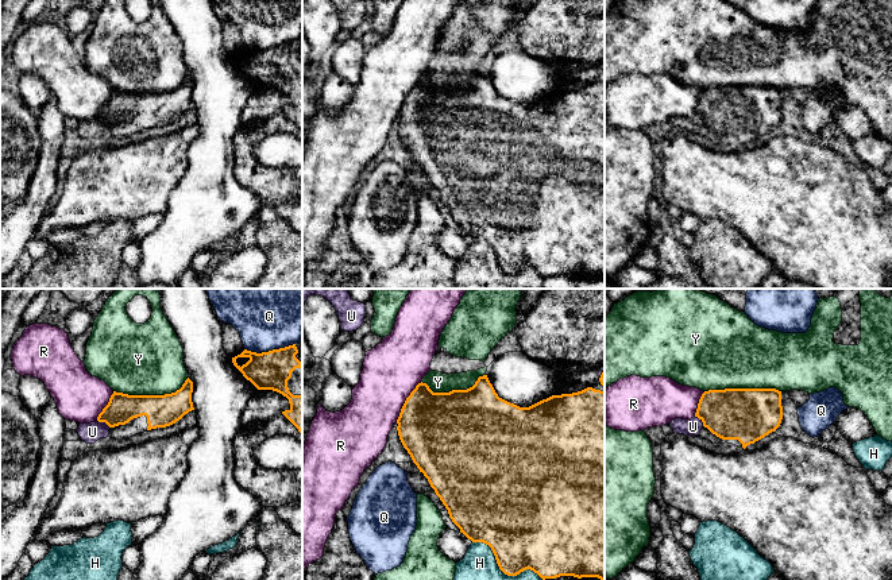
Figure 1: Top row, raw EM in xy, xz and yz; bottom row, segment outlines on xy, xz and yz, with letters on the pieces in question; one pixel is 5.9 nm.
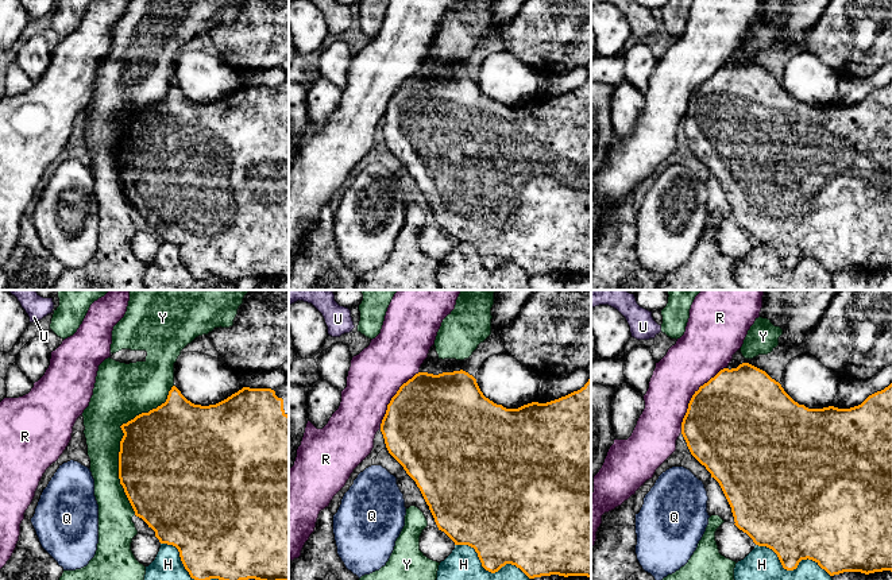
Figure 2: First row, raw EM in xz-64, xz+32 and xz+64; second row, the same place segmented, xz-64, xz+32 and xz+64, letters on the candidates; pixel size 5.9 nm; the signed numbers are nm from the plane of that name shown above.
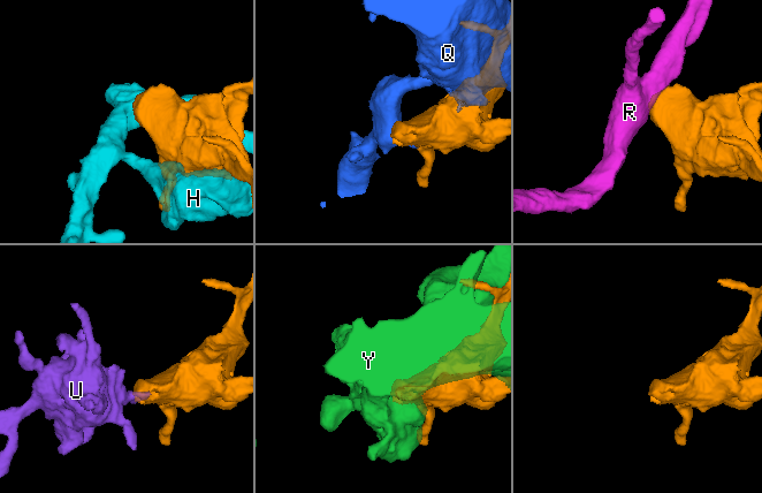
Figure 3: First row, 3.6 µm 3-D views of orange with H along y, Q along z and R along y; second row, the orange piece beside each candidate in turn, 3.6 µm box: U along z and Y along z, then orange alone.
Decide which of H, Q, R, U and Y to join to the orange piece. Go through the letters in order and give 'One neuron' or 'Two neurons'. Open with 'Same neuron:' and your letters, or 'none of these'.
Same neuron: U
H: Two neurons
Q: Two neurons
R: Two neurons
U: One neuron
Y: Two neurons

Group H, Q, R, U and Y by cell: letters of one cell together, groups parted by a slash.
H / Q / R / U / Y

